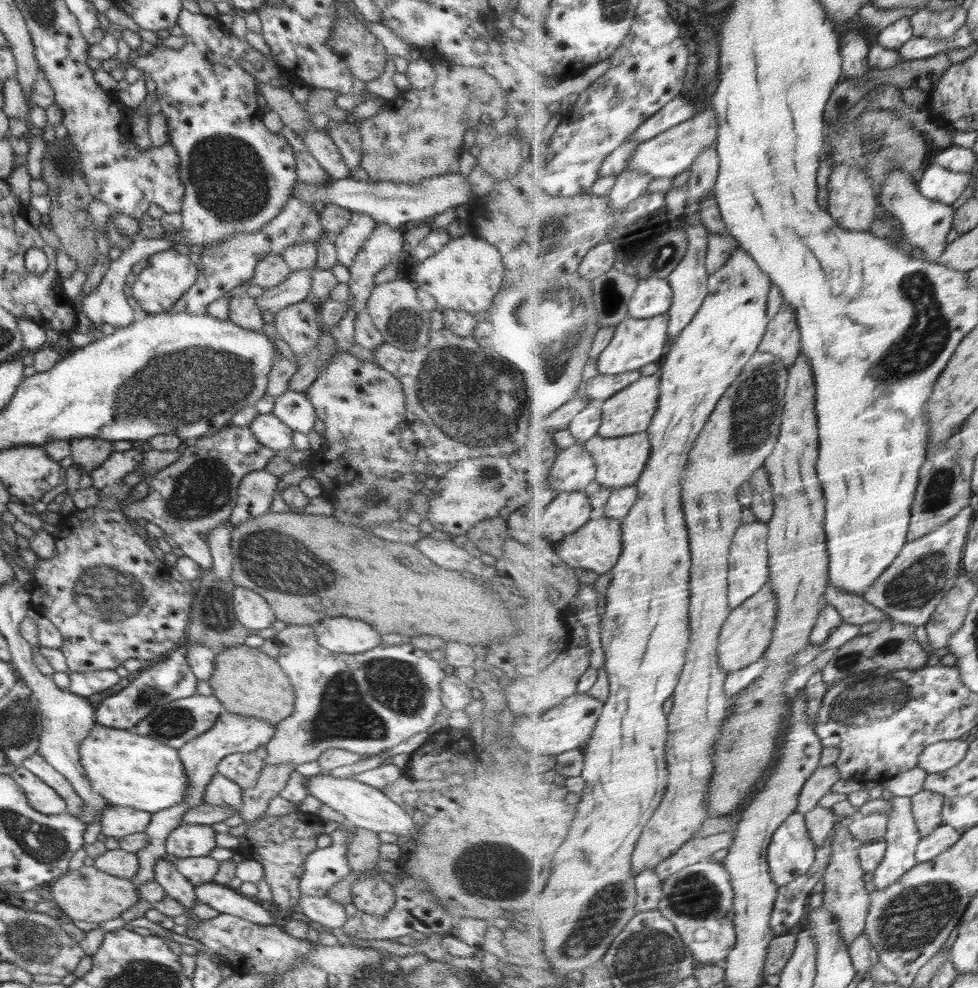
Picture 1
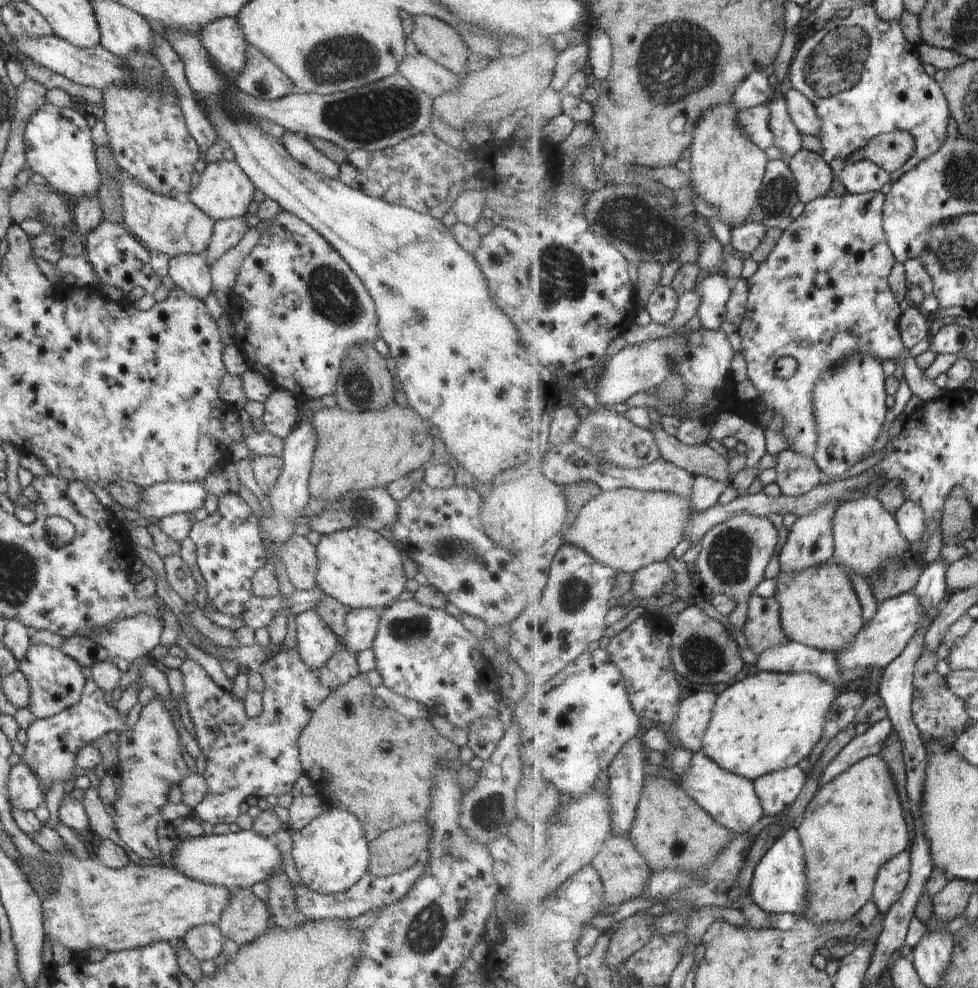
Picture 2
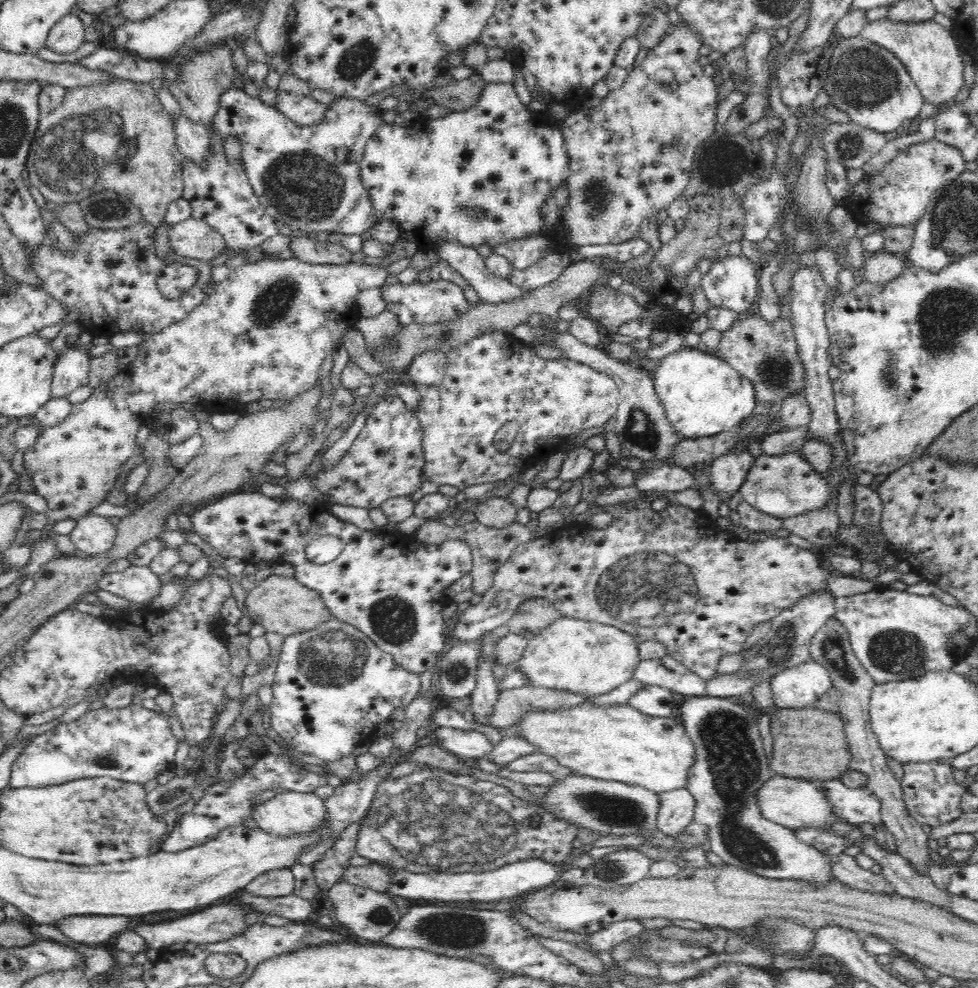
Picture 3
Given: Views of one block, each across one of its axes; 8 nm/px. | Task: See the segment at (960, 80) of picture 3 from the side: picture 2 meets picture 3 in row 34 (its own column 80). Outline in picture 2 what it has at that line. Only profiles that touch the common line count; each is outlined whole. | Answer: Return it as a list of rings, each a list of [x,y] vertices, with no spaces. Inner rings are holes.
[[[42,825],[29,837],[44,851],[51,854],[61,866],[61,877],[54,892],[41,899],[43,908],[43,930],[50,944],[61,944],[73,954],[85,956],[90,948],[100,948],[105,954],[142,948],[160,941],[180,941],[189,928],[210,923],[217,925],[221,919],[221,912],[229,901],[230,890],[216,885],[188,878],[180,874],[174,867],[128,866],[113,869],[104,866],[98,858],[77,859],[66,851],[61,836],[48,825]]]

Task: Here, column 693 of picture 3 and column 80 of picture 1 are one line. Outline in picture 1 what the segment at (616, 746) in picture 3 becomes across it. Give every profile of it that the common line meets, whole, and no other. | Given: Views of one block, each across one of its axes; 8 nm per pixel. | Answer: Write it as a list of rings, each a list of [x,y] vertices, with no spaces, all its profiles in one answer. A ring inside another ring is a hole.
[[[96,723],[88,737],[84,738],[80,750],[80,764],[84,774],[102,798],[110,805],[128,806],[144,810],[150,815],[160,810],[171,809],[184,801],[188,778],[175,748],[166,746],[148,736],[133,733],[129,729],[117,729]]]

